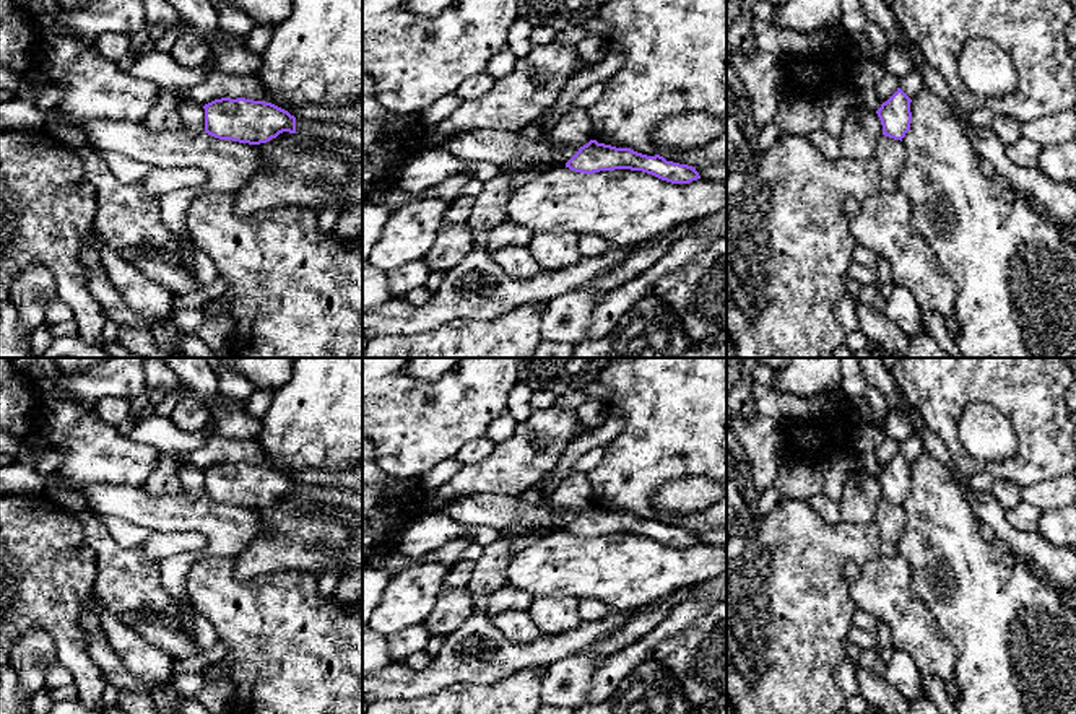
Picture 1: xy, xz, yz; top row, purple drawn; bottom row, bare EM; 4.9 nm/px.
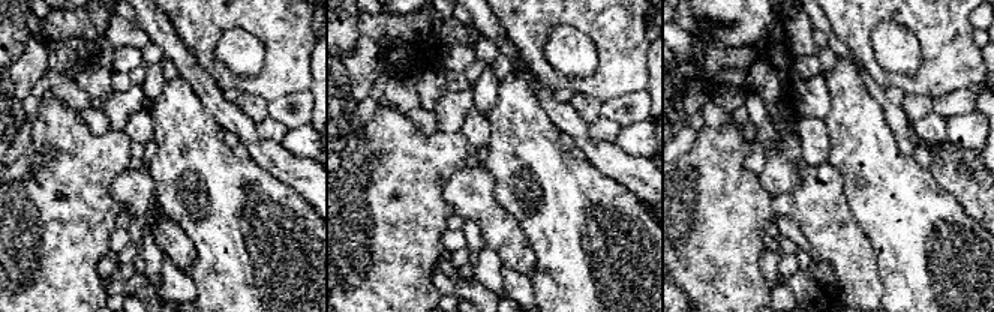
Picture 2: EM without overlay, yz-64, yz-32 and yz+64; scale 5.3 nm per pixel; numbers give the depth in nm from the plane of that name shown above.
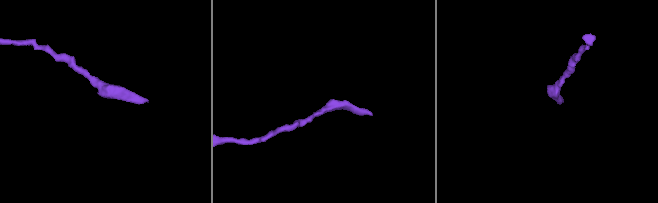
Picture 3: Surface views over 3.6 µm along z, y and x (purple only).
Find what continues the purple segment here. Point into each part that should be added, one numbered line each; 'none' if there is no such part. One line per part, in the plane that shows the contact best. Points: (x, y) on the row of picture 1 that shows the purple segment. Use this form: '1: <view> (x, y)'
none

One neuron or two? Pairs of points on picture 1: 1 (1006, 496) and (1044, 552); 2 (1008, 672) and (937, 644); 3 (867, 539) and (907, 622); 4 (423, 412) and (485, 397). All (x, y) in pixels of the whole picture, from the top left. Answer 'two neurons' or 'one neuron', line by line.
1: two neurons
2: two neurons
3: two neurons
4: one neuron

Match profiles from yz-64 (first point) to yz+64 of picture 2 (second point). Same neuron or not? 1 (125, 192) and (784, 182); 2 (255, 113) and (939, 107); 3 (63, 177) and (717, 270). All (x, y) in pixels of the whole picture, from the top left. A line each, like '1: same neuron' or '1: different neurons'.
1: different neurons
2: different neurons
3: same neuron

